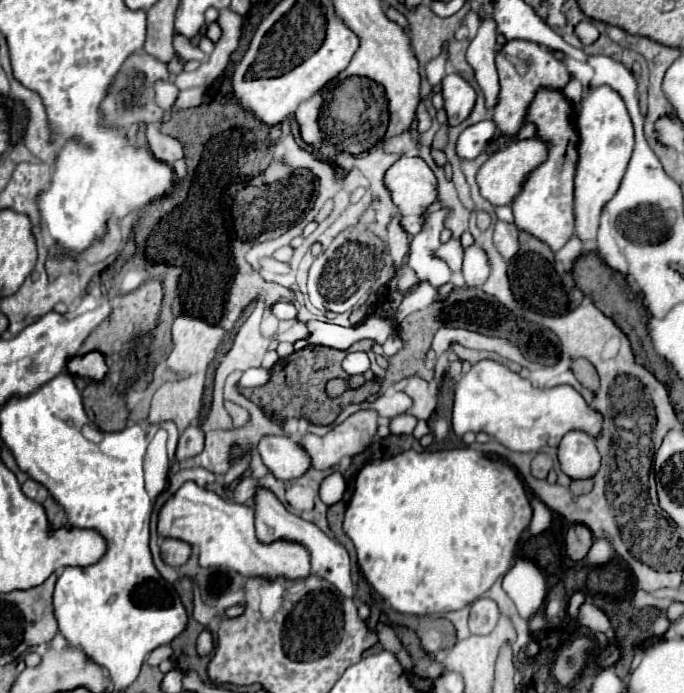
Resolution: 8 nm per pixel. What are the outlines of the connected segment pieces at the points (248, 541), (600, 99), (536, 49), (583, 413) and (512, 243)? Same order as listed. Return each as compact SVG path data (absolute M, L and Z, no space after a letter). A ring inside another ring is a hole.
M194 482L182 484L178 492L164 502L158 512L158 536L186 540L198 548L200 566L228 568L242 576L258 576L266 580L308 578L310 552L302 544L290 544L290 540L274 540L274 544L262 544L254 534L254 510L246 504L236 504L220 498L218 494L196 486Z
M610 86L592 88L582 98L578 128L578 168L574 176L574 218L576 236L582 242L596 240L598 220L604 204L616 194L634 148L634 130L624 100Z
M508 40L496 54L496 68L500 74L502 90L500 90L500 102L494 108L494 122L498 130L508 136L516 136L520 128L526 124L526 116L530 104L534 102L534 92L538 92L538 88L562 90L570 80L570 72L564 68L560 60L554 58L554 54L548 48L528 40Z
M480 360L460 378L454 392L452 428L456 436L466 432L486 432L514 452L538 452L544 446L558 446L562 436L580 430L598 438L602 434L602 414L586 404L580 392L570 386L534 388L528 380L494 360Z
M498 222L494 230L494 246L506 260L512 260L518 254L518 228L514 224Z

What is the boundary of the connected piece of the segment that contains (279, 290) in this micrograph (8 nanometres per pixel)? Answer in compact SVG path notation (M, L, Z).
M234 252L234 262L236 262L236 276L232 280L230 286L230 294L228 294L228 320L236 322L238 316L242 314L242 310L254 302L256 298L264 300L264 304L270 308L274 302L286 298L286 300L296 300L296 292L274 284L274 282L266 282L260 272L256 272L244 258L246 252Z

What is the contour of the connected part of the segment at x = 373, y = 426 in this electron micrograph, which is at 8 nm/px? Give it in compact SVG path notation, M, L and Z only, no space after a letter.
M358 410L348 416L342 424L334 426L324 438L306 434L302 446L312 458L312 466L328 470L336 466L344 456L356 456L364 452L378 430L378 412Z

